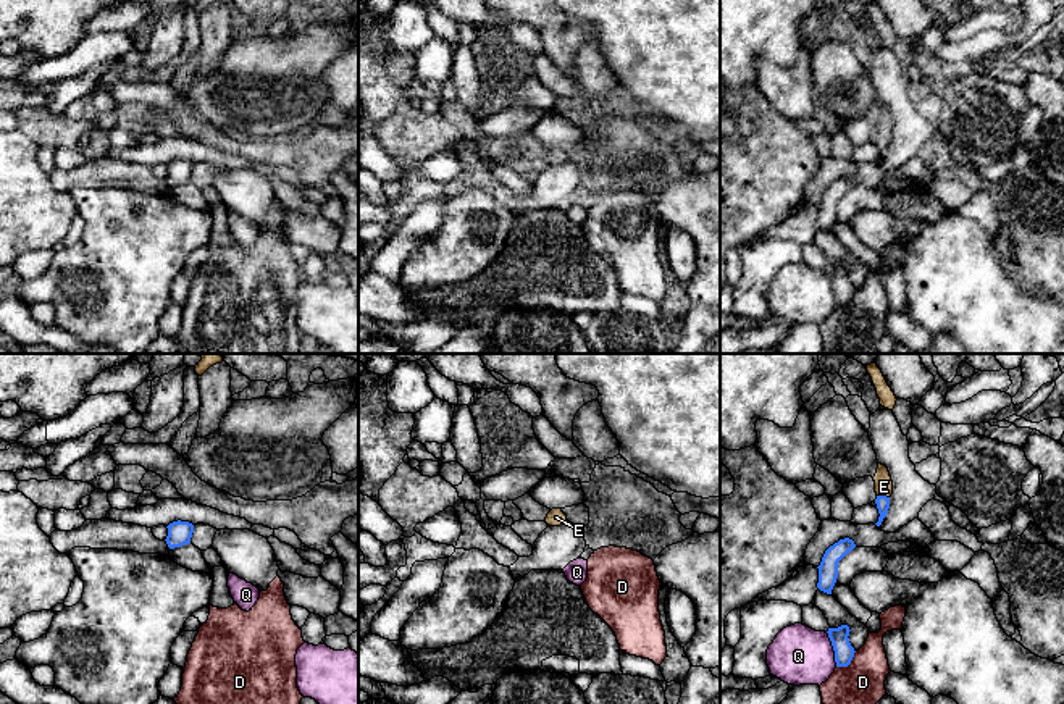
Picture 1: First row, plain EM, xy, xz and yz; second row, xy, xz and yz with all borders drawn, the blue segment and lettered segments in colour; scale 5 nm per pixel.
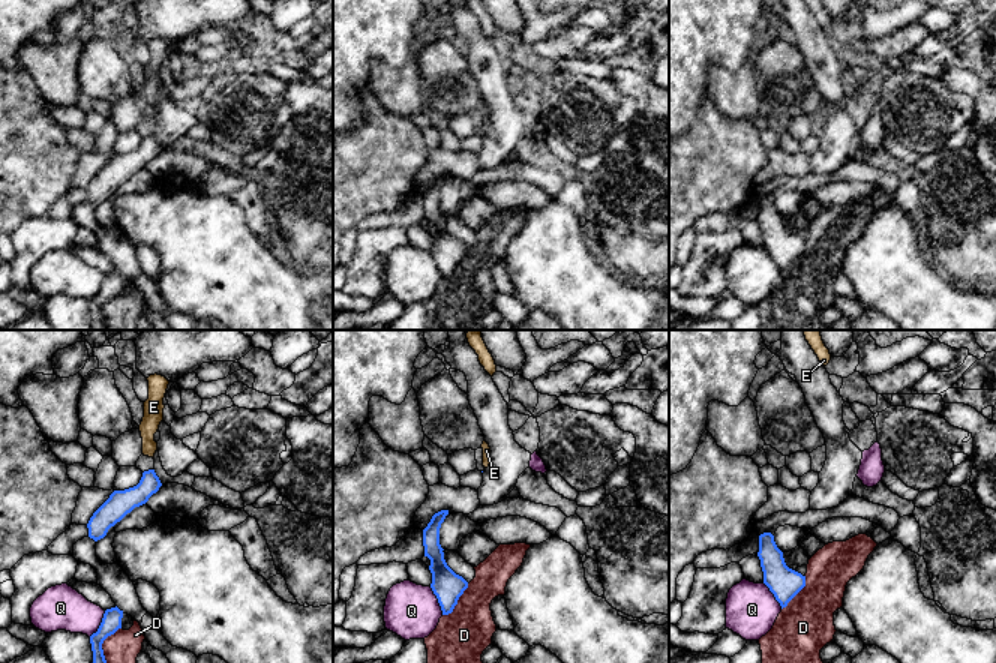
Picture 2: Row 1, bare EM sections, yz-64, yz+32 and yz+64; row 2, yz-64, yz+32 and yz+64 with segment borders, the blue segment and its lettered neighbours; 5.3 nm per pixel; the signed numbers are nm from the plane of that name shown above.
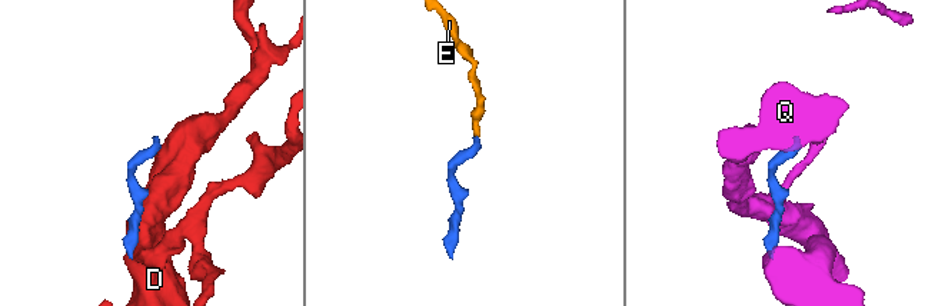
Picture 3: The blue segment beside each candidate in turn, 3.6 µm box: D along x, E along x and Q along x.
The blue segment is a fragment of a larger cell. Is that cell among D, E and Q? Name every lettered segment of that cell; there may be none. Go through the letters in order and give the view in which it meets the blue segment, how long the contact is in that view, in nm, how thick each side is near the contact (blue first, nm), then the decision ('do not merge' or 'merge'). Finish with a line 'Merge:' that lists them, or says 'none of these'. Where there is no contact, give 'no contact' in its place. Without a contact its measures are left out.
D: yz | 130 nm | 100/220 nm | do not merge
E: yz | 70 nm | 70/100 nm | merge
Q: yz | 180 nm | 100/280 nm | do not merge
Merge: E

